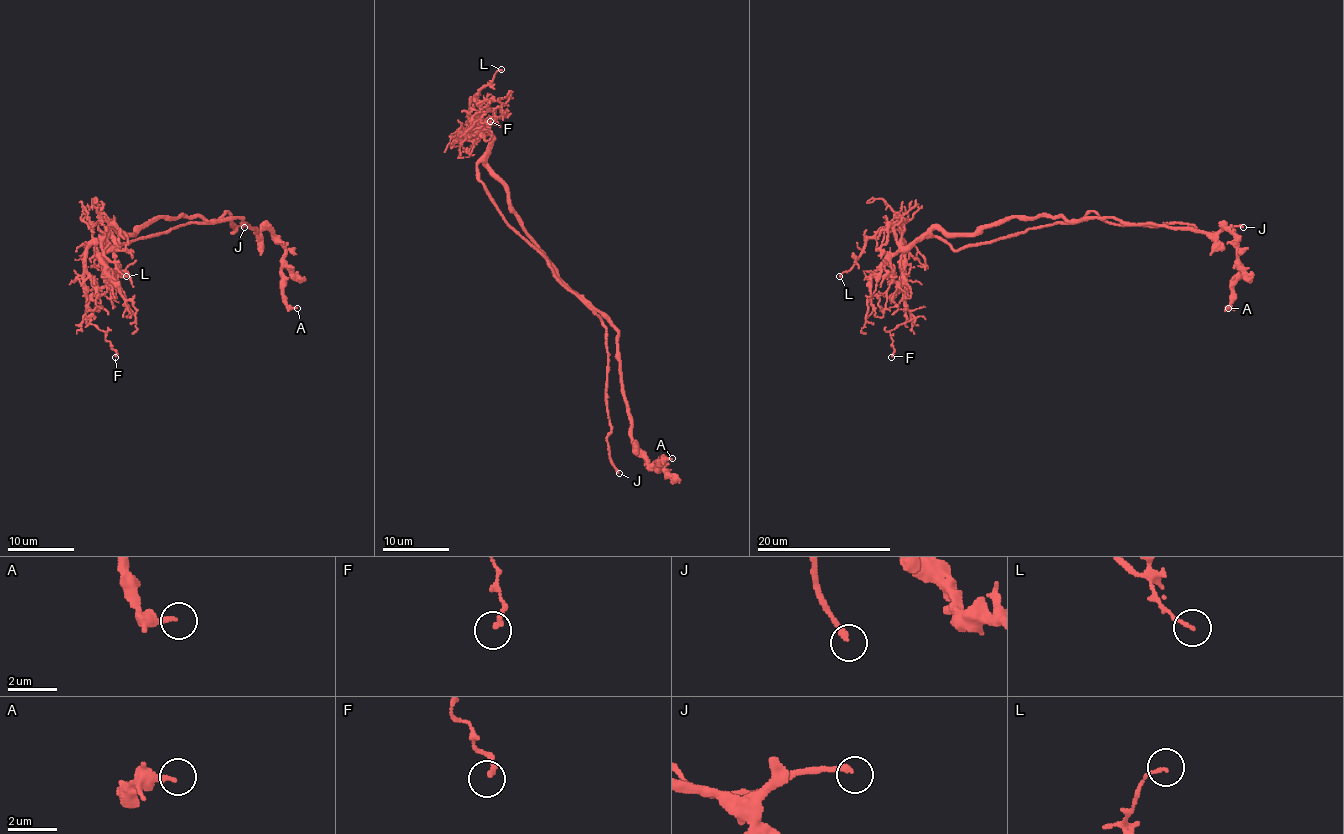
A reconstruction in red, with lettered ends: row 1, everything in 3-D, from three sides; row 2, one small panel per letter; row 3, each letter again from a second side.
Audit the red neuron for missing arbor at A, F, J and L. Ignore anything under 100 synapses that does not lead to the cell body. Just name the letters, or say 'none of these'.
J

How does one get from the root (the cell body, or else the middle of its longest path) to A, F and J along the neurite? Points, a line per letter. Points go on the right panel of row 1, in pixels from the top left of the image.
A: (1032, 217), (1117, 217), (1191, 231), (1226, 229), (1235, 238), (1238, 269), (1228, 308)
F: (1032, 217), (1007, 217), (978, 233), (933, 227), (908, 248), (899, 243), (906, 320), (889, 331), (891, 357)
J: (1032, 217), (1064, 216), (1079, 221), (1089, 211), (1096, 211), (1116, 224), (1184, 222), (1204, 233), (1243, 227)

